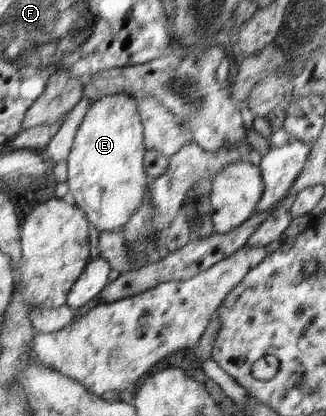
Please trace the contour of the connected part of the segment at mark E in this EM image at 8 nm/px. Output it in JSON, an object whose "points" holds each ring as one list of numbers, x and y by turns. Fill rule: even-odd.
{"points":[[124,92,104,94,102,97,92,98,92,106,88,106,88,113,84,114,84,121,76,130,75,141,72,142,71,153,67,158,67,180,69,199,87,211,88,220,99,231,120,231,128,222,130,216,142,204,148,181,152,181,144,171,145,137,136,97]]}

